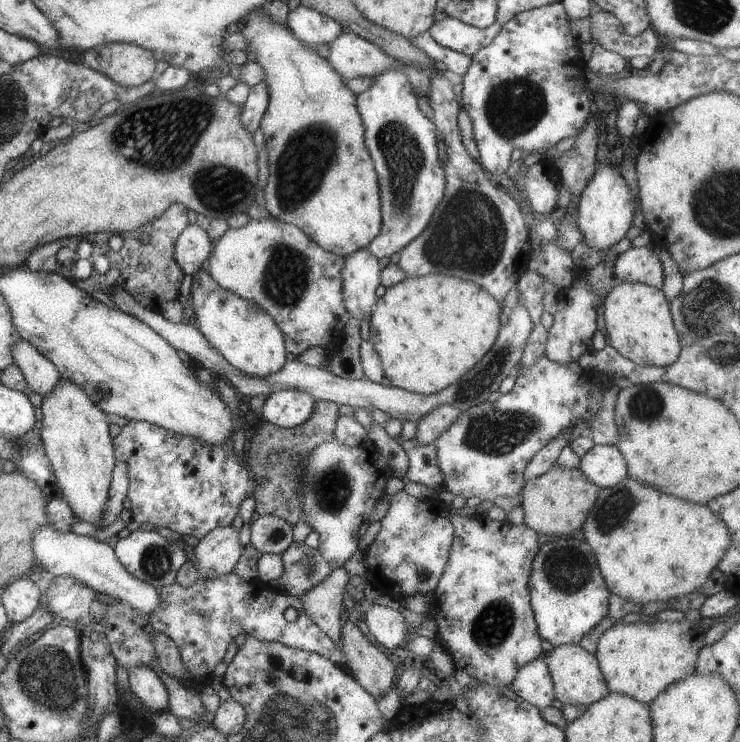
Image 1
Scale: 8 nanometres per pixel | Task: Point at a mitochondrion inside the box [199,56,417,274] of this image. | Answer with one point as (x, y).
(299, 169)

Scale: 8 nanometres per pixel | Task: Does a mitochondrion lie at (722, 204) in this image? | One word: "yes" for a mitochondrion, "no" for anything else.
yes

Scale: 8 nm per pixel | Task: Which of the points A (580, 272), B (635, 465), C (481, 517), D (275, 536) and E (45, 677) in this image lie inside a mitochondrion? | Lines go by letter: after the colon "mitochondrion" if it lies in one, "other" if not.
A: other
B: other
C: other
D: mitochondrion
E: mitochondrion

